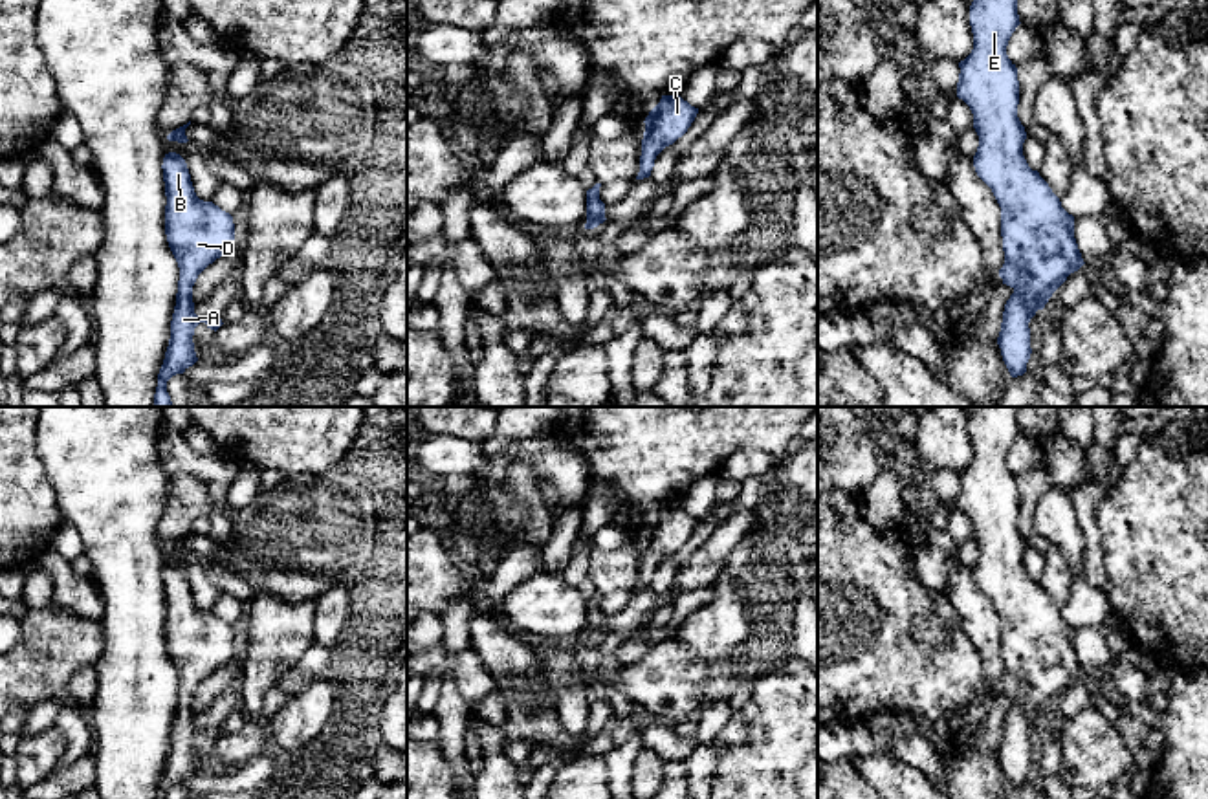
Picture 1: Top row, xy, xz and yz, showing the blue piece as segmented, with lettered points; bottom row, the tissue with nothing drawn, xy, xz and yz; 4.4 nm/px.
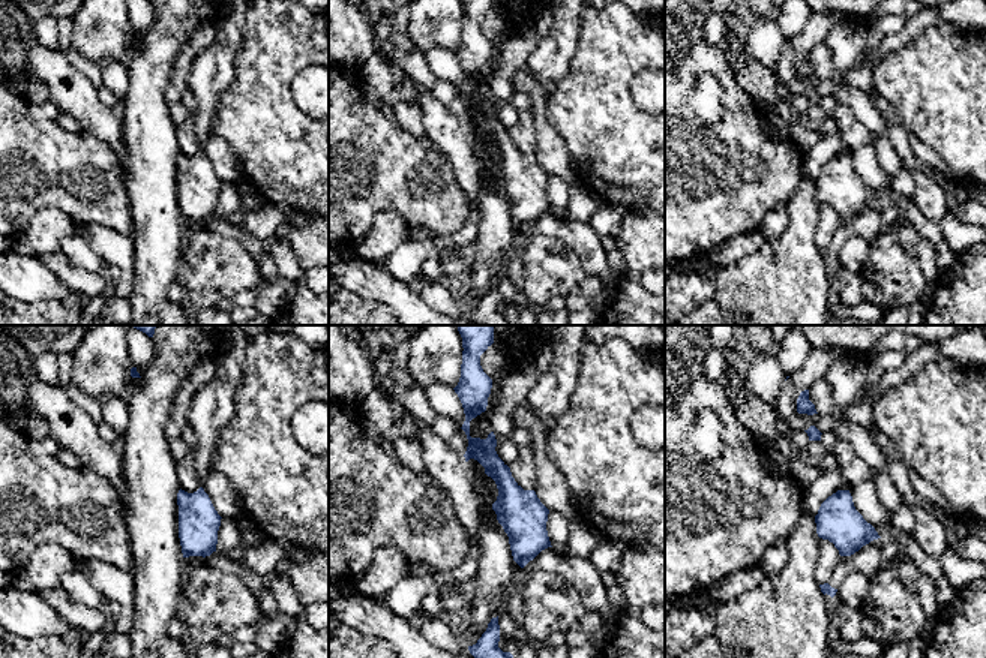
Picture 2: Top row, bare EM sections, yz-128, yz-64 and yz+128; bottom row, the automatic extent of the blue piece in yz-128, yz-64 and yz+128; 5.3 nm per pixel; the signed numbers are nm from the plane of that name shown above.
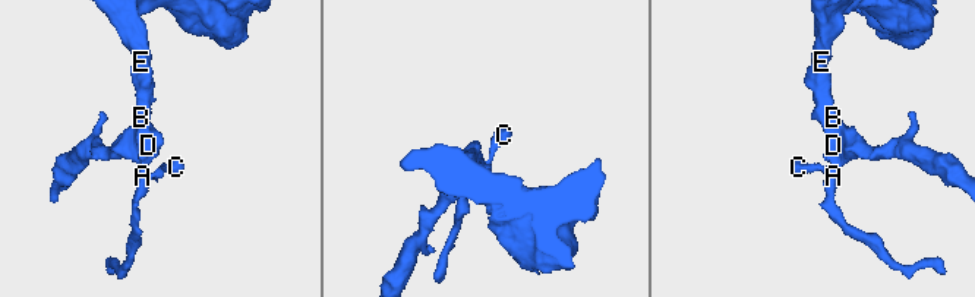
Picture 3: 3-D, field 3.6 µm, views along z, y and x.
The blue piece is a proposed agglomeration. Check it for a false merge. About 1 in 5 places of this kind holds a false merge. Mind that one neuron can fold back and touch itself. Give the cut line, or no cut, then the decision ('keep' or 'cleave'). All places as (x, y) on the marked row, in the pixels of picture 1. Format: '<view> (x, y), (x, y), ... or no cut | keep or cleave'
no cut | keep

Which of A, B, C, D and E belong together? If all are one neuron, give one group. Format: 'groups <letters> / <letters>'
groups A B C D E

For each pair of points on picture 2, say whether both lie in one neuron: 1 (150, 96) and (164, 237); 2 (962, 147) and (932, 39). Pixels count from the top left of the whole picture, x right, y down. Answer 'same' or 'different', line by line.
1: same
2: same

